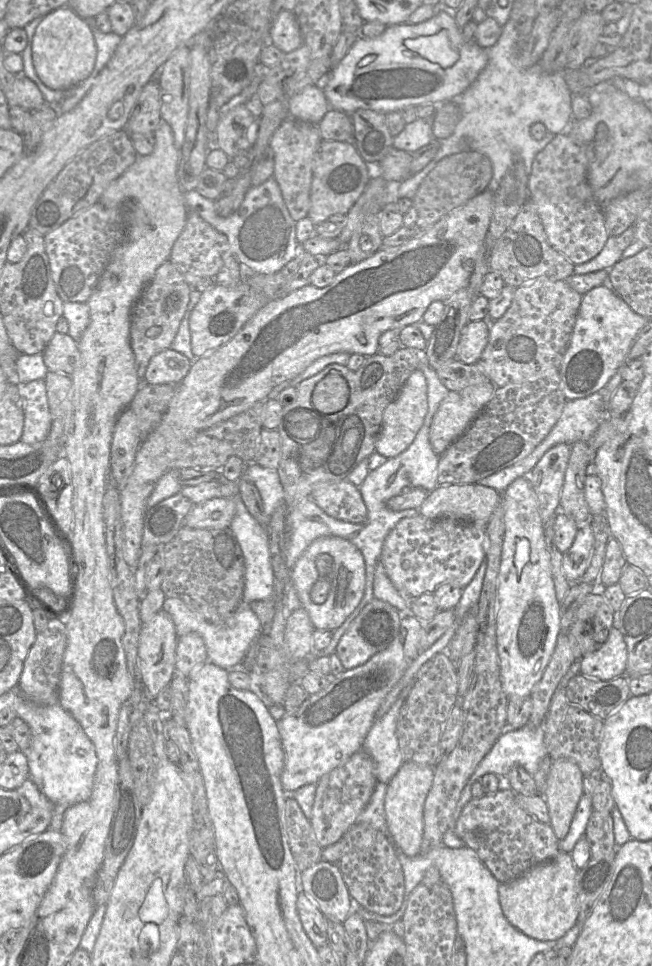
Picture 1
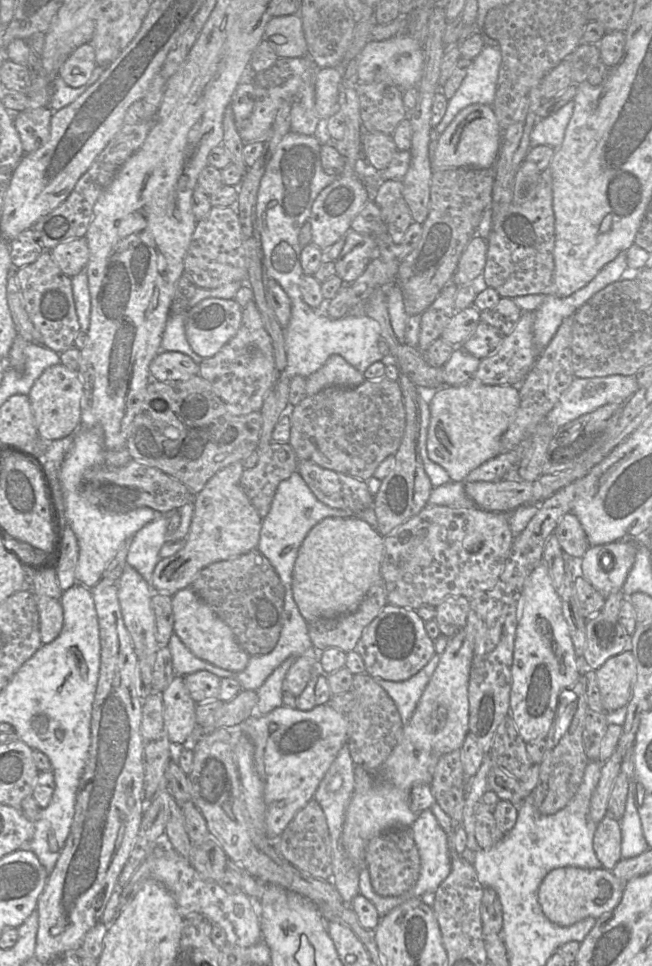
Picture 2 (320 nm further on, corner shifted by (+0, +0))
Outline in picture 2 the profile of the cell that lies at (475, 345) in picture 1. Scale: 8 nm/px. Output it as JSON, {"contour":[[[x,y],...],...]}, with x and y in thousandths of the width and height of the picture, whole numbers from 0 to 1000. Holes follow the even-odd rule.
{"contour":[[[707,358],[698,359],[689,373],[679,379],[683,399],[702,400],[729,391],[736,374]]]}

